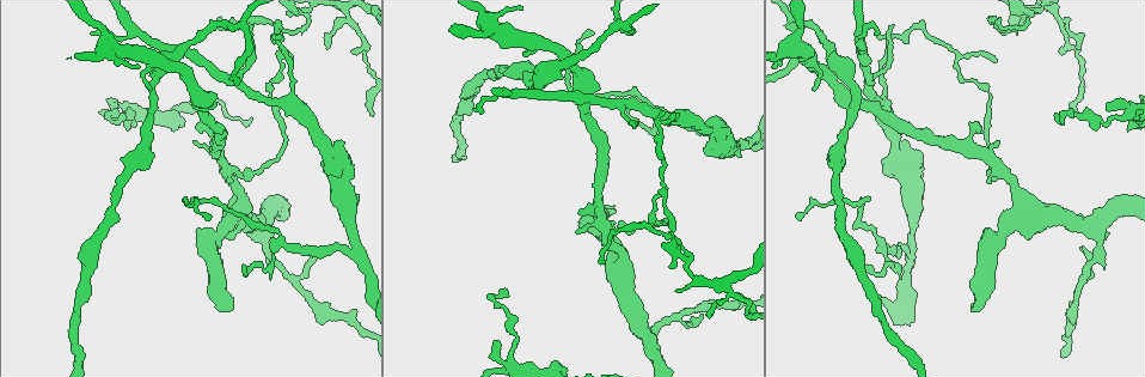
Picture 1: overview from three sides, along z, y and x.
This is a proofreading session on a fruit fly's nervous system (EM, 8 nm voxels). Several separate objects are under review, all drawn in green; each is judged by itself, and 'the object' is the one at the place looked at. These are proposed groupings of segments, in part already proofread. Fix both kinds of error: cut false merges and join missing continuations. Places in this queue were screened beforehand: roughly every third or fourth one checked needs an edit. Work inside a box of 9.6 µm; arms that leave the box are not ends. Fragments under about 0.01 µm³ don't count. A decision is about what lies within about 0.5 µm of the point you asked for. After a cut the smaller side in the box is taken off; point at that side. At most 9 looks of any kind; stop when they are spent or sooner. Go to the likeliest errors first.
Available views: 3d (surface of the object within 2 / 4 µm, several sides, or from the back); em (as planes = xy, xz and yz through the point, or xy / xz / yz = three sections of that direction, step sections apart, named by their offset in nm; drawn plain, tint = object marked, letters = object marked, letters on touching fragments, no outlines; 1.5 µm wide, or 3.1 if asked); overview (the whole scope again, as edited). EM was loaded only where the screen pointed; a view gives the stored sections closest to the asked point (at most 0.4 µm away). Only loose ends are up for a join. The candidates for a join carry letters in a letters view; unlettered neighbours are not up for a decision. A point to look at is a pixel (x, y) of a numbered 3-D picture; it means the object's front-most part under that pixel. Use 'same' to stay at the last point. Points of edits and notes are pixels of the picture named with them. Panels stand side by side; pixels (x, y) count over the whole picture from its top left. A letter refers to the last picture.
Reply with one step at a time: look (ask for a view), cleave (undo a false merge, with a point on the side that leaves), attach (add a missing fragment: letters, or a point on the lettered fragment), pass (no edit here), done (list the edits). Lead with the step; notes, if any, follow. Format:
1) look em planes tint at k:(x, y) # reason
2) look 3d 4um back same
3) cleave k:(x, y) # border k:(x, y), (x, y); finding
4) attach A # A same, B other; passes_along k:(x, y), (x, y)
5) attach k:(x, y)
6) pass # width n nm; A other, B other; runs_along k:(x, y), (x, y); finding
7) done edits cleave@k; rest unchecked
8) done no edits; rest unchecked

look em xy step 8 tint at 1:(239, 27) # three-way junction

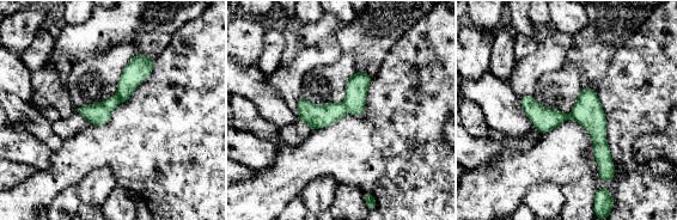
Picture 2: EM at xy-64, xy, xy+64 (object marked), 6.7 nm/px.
look em xy step 8 letters same # see the neighbours

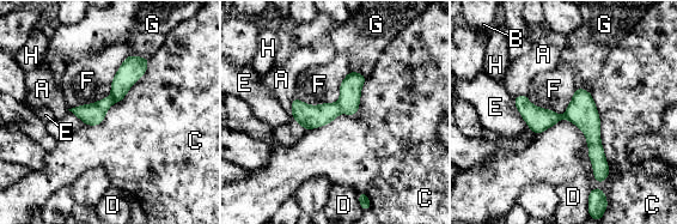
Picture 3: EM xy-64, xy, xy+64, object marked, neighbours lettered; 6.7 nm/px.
cleave 3:(310, 116) # A other, B other, C other, D other, E other, F other, G other, H other; border 3:(336, 103), (341, 112); two neurons meet here

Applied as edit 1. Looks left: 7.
look em planes letters at 1:(503, 288)

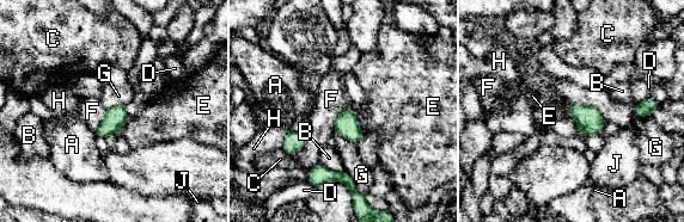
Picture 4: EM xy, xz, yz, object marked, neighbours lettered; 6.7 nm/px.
pass # width 150 nm; A other, B other, C other, D other, E other, F other, G other, H other, J other; border 4:(348, 109), (336, 117), (333, 133); none of them fits

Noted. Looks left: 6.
look 3d 2um at 1:(704, 131) # sudden change in width

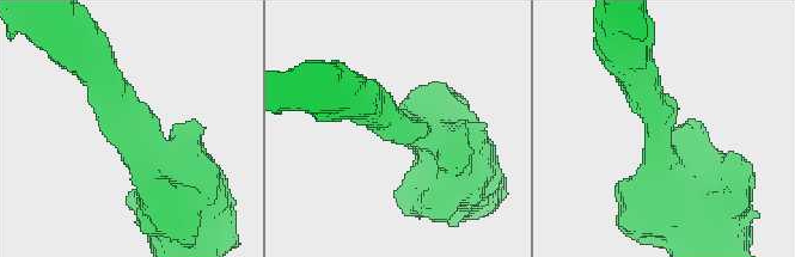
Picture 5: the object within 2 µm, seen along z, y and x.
look em xy step 8 letters at 5:(662, 142) # arm_widths 360, 550 nm; shape alone is not enough

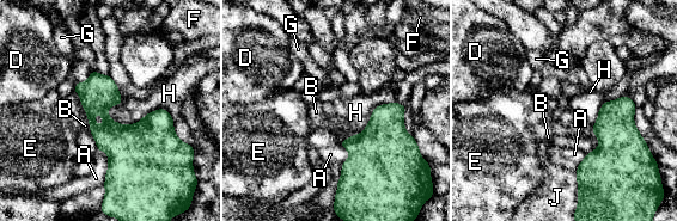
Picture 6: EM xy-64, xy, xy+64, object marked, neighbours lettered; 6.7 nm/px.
pass # width 240 nm; A other, B other, D other, E other, F other, G other, H other, J other; border 6:(107, 110), (175, 121); continuous, no second neuron

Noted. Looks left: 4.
done edits cleave@3; rest unchecked

